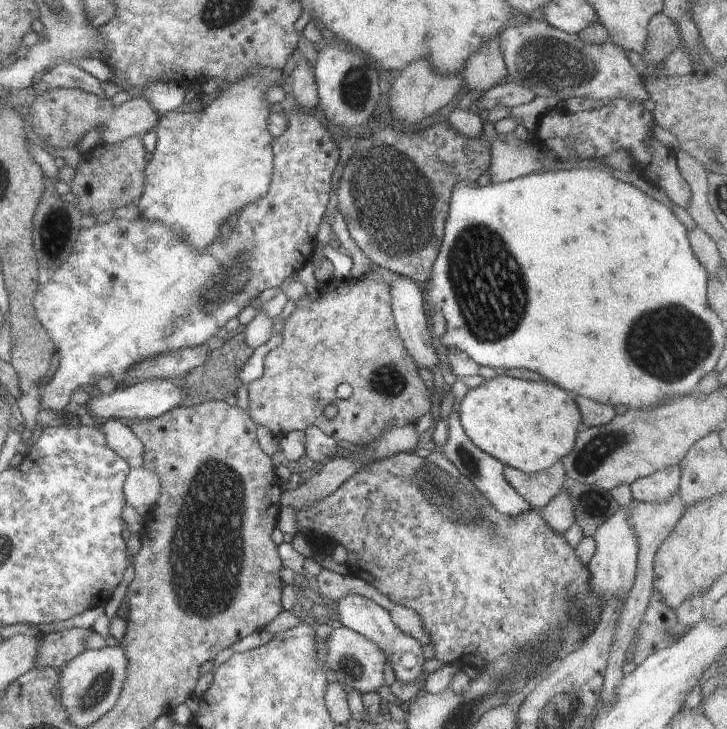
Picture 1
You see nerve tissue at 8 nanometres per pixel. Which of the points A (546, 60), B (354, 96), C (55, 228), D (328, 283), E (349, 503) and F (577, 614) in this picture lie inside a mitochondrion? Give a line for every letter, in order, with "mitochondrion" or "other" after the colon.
A: mitochondrion
B: mitochondrion
C: mitochondrion
D: other
E: other
F: mitochondrion

